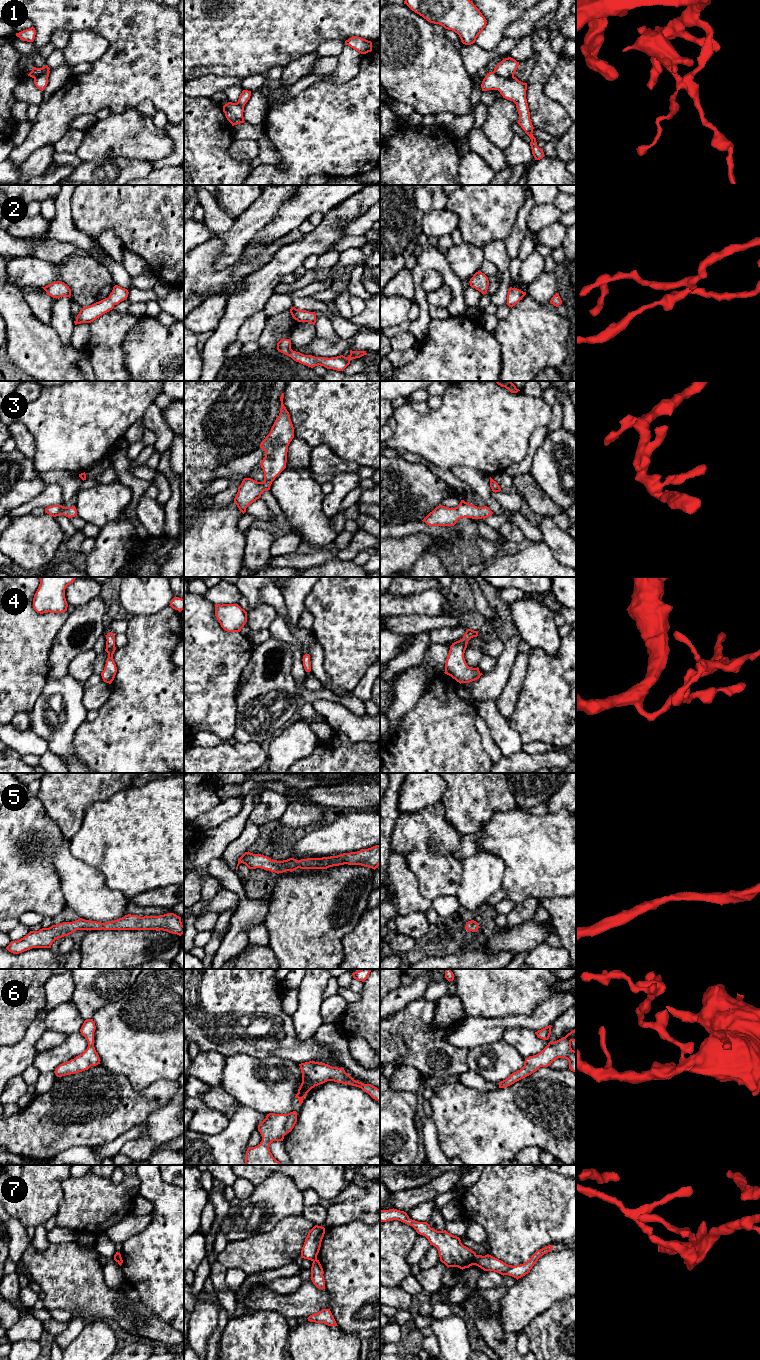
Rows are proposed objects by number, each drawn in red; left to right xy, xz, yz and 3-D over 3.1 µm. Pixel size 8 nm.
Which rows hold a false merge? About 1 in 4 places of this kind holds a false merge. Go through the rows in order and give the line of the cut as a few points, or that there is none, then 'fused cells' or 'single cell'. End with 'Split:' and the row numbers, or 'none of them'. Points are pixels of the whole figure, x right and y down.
1: cut in yz along (493, 71), (502, 77), (513, 76); fused cells
2: no cut; single cell
3: no cut; single cell
4: no cut; single cell
5: no cut; single cell
6: no cut; single cell
7: cut in yz along (476, 1255), (473, 1264); fused cells
Split: 1, 7

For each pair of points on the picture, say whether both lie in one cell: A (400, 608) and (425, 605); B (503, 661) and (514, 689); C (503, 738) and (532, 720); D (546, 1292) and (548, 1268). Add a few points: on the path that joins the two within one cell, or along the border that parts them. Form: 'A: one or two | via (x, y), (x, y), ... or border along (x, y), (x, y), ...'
A: one | via (406, 605), (419, 605)
B: two | border along (517, 655), (508, 681), (497, 697)
C: two | border along (507, 721), (518, 733), (523, 743)
D: one | via (546, 1286), (548, 1274)

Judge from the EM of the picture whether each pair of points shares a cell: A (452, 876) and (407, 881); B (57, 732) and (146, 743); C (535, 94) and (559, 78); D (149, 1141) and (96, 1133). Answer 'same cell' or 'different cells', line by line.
A: different cells
B: different cells
C: different cells
D: different cells

